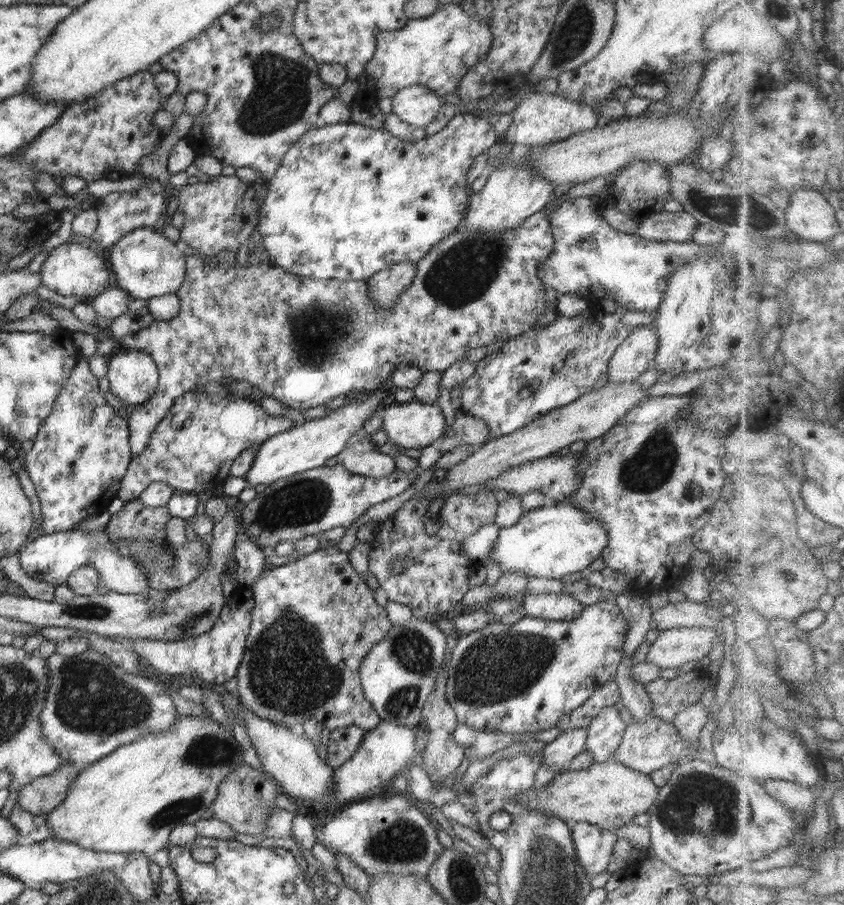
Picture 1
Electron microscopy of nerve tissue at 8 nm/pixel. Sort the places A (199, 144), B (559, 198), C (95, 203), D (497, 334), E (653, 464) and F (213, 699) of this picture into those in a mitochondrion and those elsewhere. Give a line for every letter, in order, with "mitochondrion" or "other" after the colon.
A: other
B: other
C: other
D: other
E: mitochondrion
F: other

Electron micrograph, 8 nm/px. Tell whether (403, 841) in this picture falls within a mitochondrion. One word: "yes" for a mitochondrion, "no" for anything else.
yes

